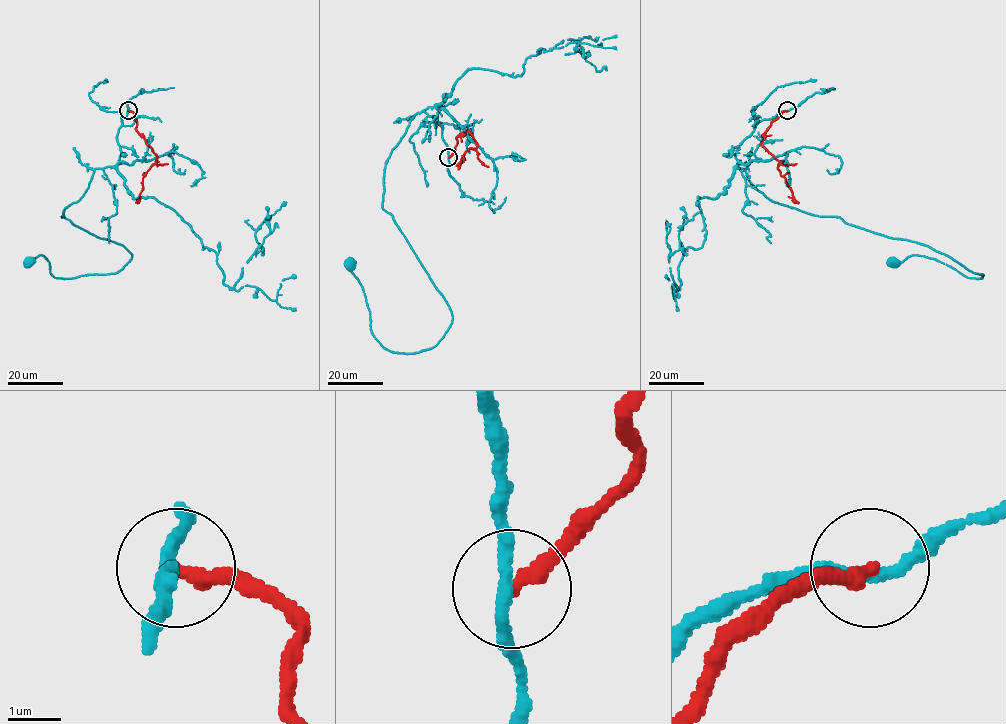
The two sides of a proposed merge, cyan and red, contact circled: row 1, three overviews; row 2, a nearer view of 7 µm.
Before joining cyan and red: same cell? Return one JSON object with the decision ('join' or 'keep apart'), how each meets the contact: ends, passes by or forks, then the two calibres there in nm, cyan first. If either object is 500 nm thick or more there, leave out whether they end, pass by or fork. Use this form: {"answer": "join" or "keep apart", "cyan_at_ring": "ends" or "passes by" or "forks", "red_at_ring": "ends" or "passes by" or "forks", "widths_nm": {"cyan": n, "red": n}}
{"answer": "keep apart", "cyan_at_ring": "passes by", "red_at_ring": "ends", "widths_nm": {"cyan": 240, "red": 320}}

